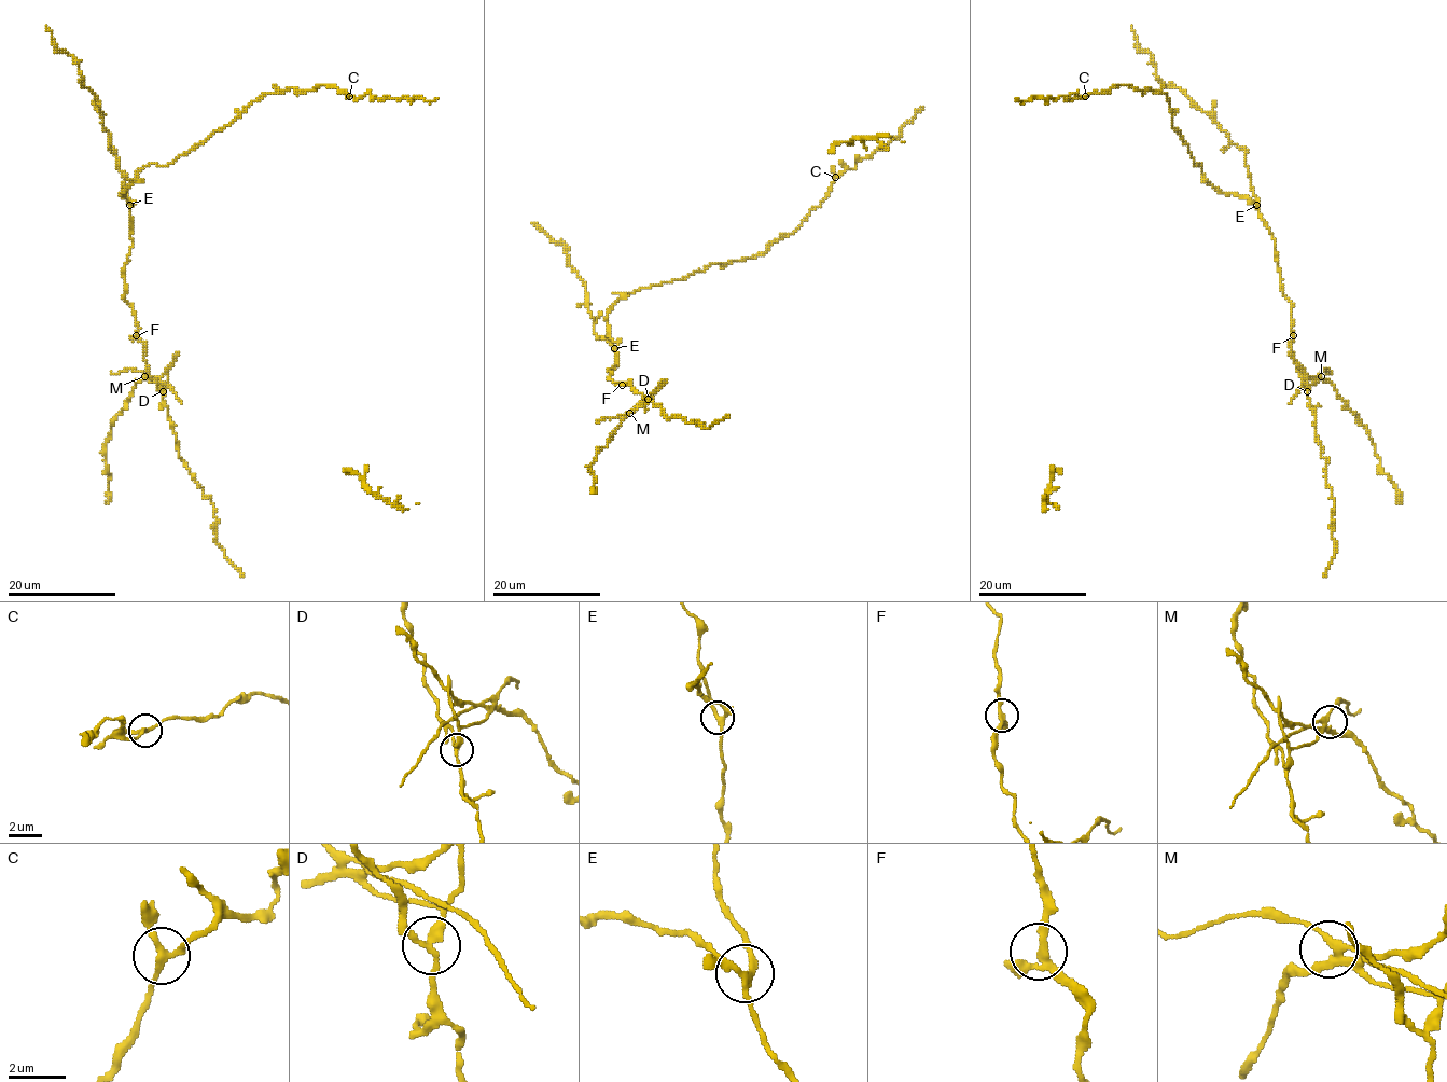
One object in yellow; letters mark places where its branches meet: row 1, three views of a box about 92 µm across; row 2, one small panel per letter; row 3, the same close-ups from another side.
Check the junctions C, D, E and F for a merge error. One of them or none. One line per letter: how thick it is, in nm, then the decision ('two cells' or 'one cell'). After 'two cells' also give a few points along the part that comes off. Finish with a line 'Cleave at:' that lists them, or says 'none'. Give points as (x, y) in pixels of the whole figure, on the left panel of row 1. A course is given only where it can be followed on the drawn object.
C: calibre 200 nm; one cell
D: calibre 240 nm; two cells; course (163, 392), (163, 384), (139, 379), (117, 416), (103, 454), (109, 473), (108, 504)
E: calibre 200 nm; one cell
F: calibre 240 nm; one cell
Cleave at: D

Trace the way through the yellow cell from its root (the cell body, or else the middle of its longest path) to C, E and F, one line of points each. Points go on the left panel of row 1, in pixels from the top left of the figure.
C: (135, 317), (124, 299), (131, 203), (121, 193), (136, 175), (171, 164), (263, 95), (325, 84), (349, 96)
E: (135, 317), (134, 308), (124, 299), (124, 269), (131, 245), (129, 205)
F: (135, 317), (136, 335)

